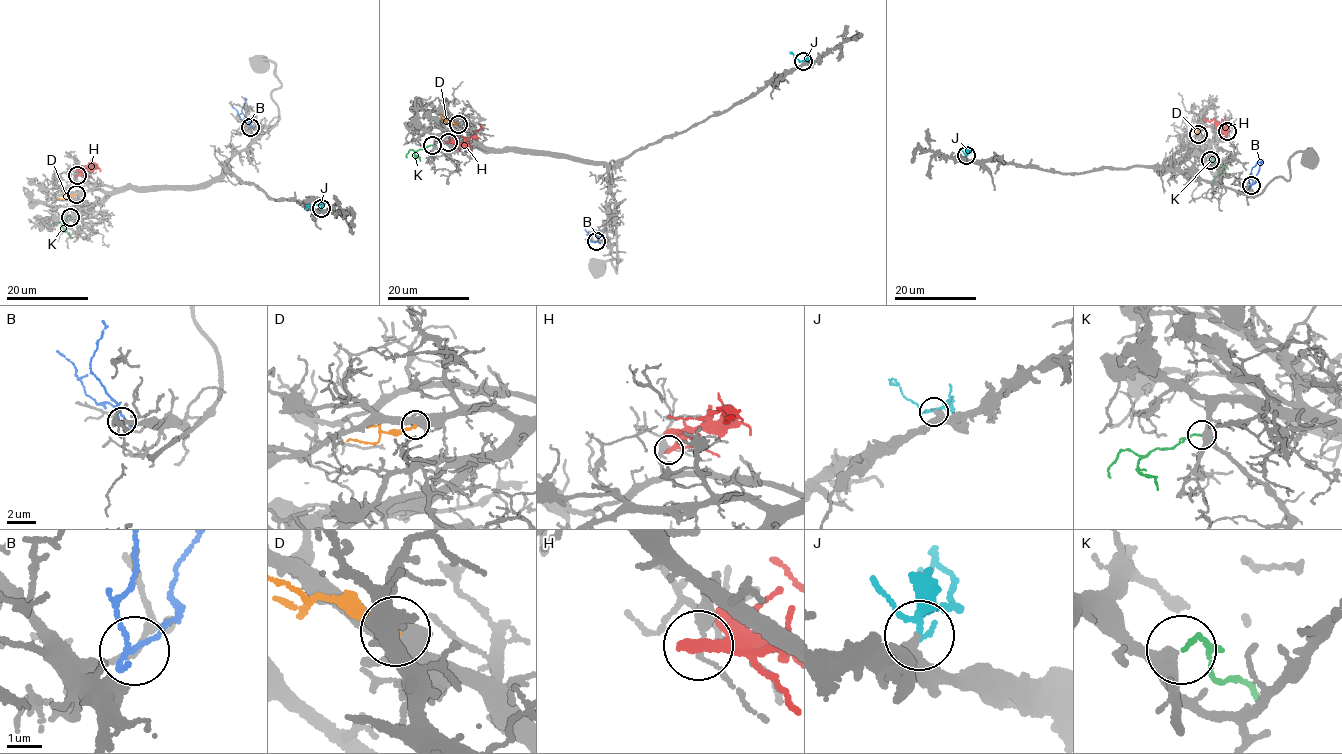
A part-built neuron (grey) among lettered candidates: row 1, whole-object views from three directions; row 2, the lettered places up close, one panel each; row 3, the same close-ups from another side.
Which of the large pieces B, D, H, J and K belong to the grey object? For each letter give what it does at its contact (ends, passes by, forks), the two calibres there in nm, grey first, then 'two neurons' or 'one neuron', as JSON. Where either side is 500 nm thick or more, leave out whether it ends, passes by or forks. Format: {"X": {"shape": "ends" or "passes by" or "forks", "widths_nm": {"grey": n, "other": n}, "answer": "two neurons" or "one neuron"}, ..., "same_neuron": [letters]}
{"B": {"shape": "forks", "widths_nm": {"grey": 150, "other": 110}, "answer": "two neurons"}, "D": {"shape": "ends", "widths_nm": {"grey": 460, "other": 200}, "answer": "one neuron"}, "H": {"shape": "ends", "widths_nm": {"grey": 190, "other": 420}, "answer": "two neurons"}, "J": {"shape": "forks", "widths_nm": {"grey": 360, "other": 110}, "answer": "two neurons"}, "K": {"shape": "ends", "widths_nm": {"grey": 320, "other": 110}, "answer": "one neuron"}, "same_neuron": ["D", "K"]}

